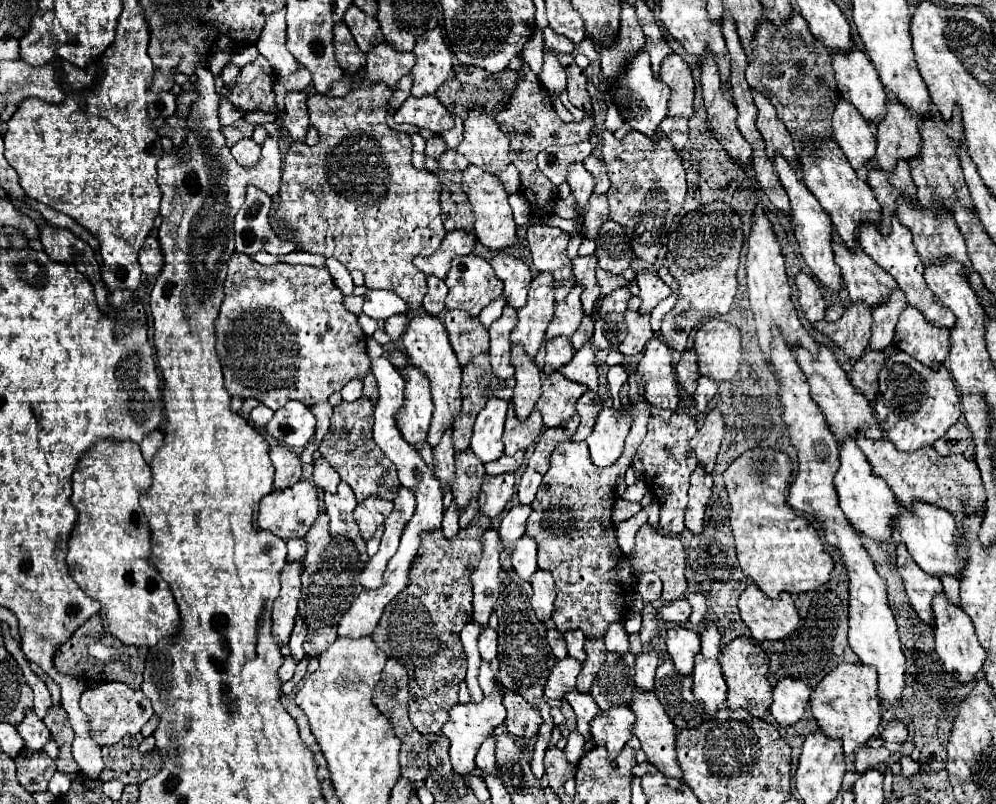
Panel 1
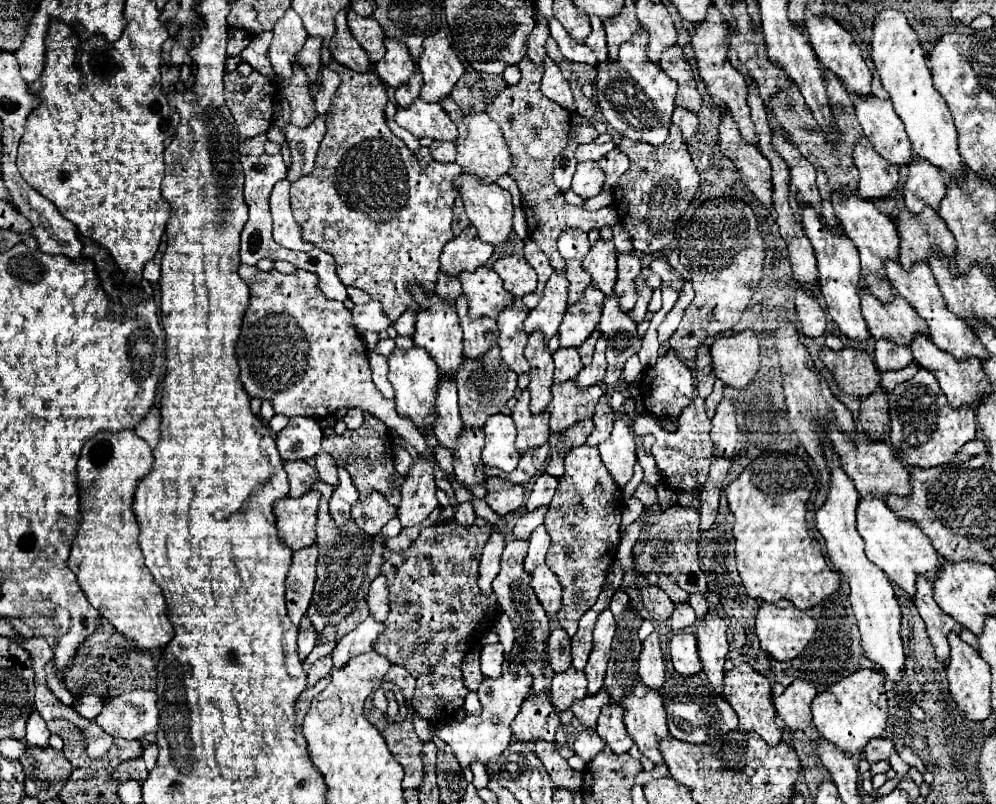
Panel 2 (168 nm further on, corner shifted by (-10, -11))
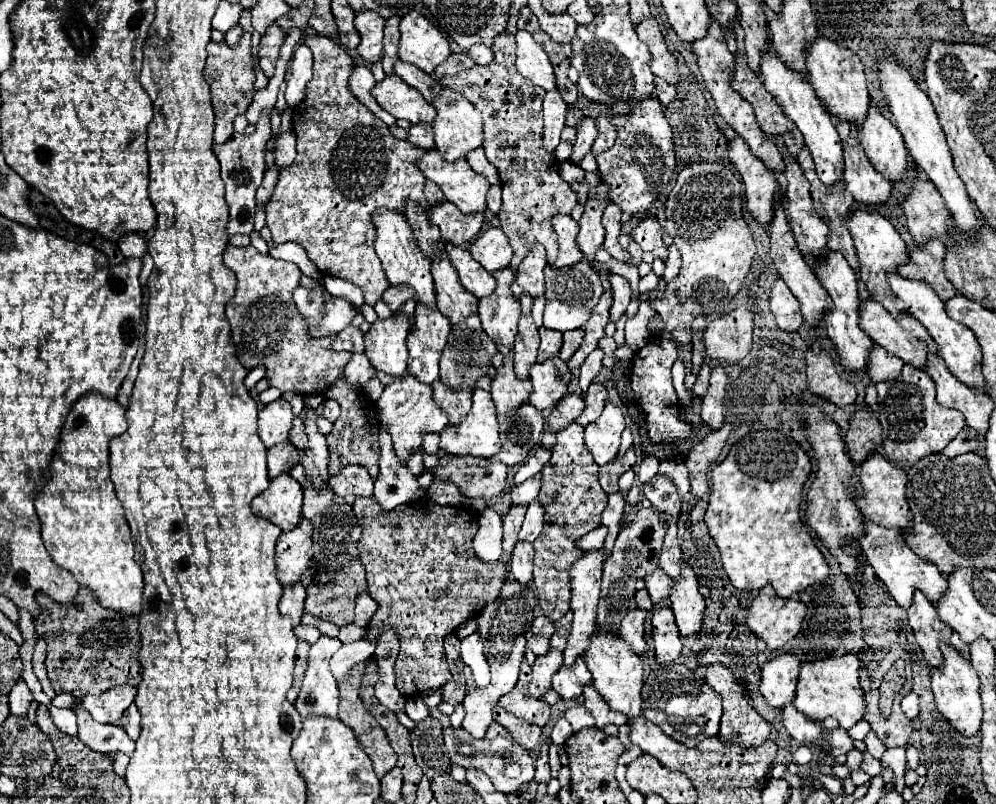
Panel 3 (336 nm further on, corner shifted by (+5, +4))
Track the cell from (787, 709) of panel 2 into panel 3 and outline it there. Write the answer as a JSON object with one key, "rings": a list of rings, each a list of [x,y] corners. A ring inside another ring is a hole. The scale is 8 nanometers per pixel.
{"rings":[[[785,653],[763,665],[759,691],[771,707],[783,709],[795,699],[795,685],[801,661],[793,653]]]}

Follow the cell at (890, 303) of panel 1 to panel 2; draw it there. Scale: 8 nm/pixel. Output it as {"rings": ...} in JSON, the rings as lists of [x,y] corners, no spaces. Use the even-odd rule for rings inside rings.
{"rings":[[[876,340],[874,360],[876,360],[878,372],[888,372],[888,370],[906,368],[908,364],[914,362],[914,356],[908,346],[896,346],[888,340]]]}

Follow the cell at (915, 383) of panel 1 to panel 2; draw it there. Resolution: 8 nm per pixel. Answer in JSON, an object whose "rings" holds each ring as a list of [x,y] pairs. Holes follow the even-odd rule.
{"rings":[[[920,368],[912,380],[896,386],[890,394],[890,420],[892,450],[900,462],[916,468],[932,468],[950,462],[966,442],[976,438],[978,428],[974,410],[968,406],[952,410],[934,374],[924,368]]]}

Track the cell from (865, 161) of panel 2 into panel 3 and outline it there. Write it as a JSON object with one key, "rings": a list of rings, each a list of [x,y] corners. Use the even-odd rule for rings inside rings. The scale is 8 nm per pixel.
{"rings":[[[855,143],[853,147],[843,147],[843,157],[843,177],[847,183],[847,191],[853,195],[853,199],[867,205],[885,203],[891,193],[891,181],[887,181],[881,173],[877,173],[877,169],[873,169],[863,147],[859,143]]]}

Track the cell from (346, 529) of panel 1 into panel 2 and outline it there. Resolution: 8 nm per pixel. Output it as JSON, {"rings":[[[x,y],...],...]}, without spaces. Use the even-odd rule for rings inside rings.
{"rings":[[[338,468],[338,486],[334,486],[334,492],[330,498],[330,514],[336,520],[336,524],[344,526],[350,520],[350,506],[356,500],[358,500],[356,488],[348,472],[344,472],[344,468]]]}

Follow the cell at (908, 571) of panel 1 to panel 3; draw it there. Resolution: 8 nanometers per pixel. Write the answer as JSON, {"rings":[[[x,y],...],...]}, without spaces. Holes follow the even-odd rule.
{"rings":[[[921,591],[913,595],[913,605],[907,609],[909,613],[909,625],[915,631],[915,639],[925,653],[925,661],[931,667],[943,665],[943,653],[939,651],[939,641],[949,641],[953,629],[945,625],[939,617],[935,607],[927,597],[923,597]]]}

